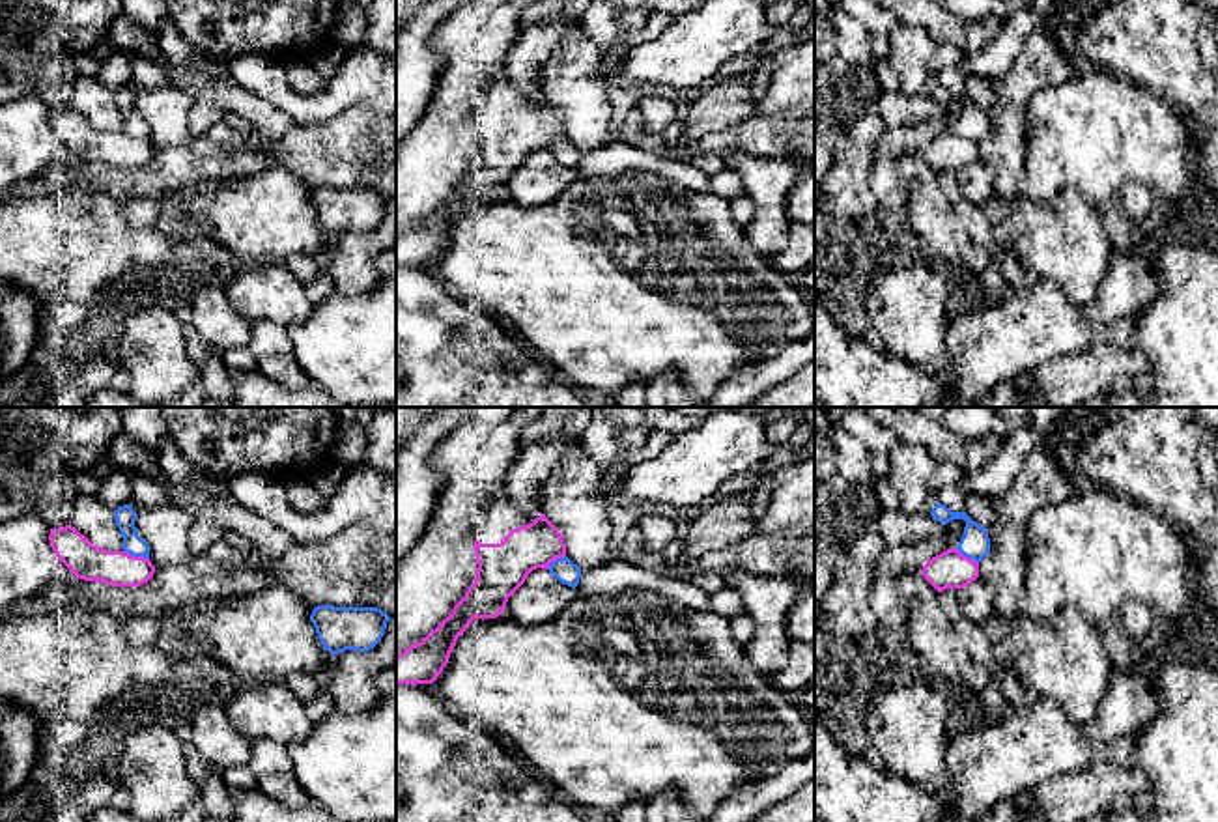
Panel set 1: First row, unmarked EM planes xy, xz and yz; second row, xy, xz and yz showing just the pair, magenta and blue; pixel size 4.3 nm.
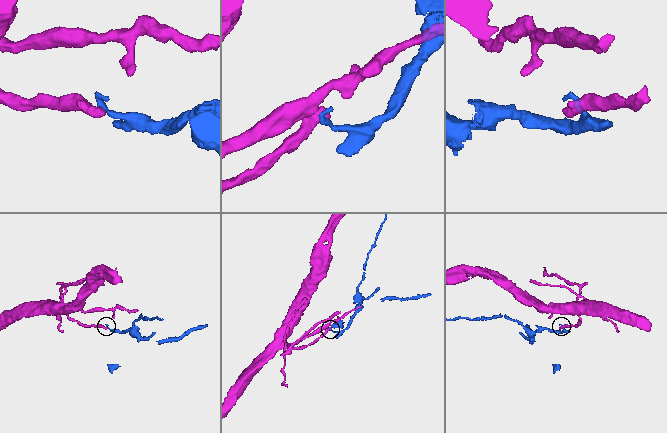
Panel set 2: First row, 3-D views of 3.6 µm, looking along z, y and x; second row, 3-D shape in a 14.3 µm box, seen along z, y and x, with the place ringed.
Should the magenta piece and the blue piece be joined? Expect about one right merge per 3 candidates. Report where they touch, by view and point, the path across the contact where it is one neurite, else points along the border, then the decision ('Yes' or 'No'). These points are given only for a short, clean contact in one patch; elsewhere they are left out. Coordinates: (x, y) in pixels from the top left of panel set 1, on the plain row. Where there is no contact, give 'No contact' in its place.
Touches magenta at xy (137, 139). Boundary: xy (124, 131), (148, 141). No

